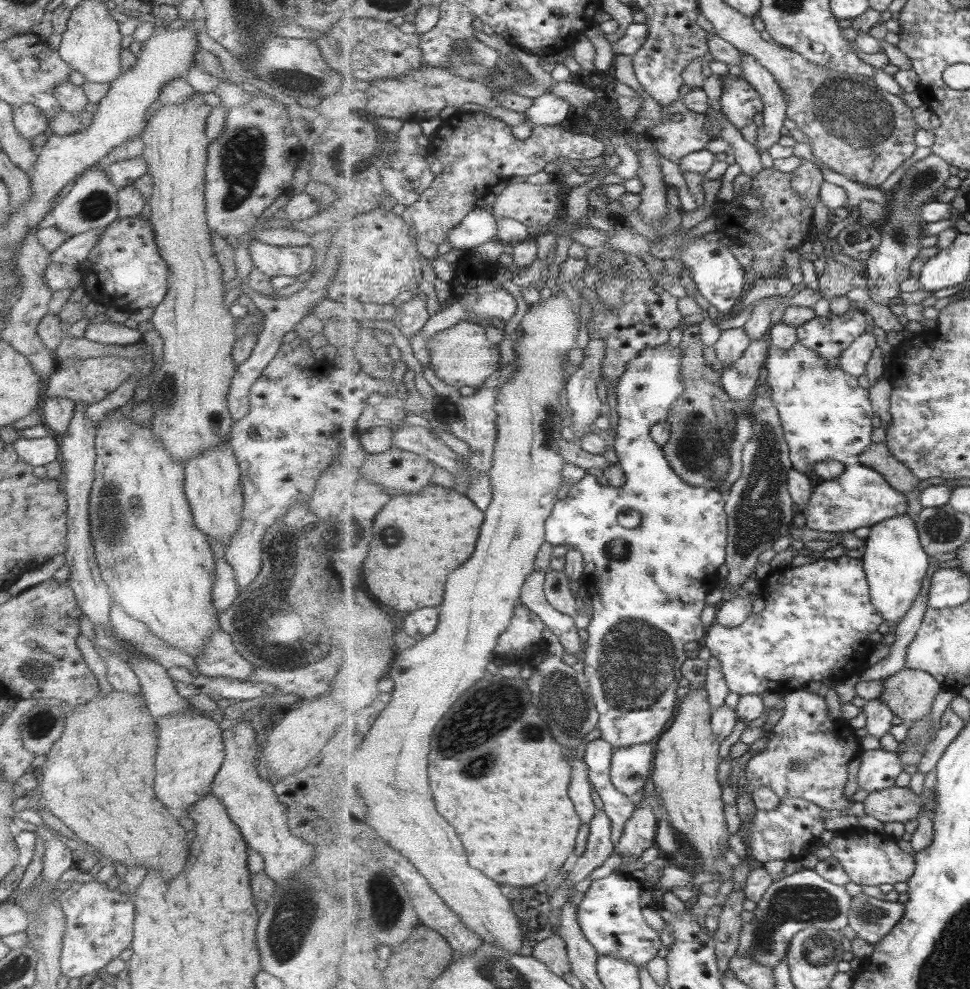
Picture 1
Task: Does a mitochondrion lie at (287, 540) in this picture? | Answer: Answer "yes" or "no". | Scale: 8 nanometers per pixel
no

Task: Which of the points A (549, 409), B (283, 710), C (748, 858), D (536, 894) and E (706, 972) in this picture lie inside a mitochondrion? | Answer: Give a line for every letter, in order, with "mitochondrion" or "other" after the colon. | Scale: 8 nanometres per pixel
A: mitochondrion
B: other
C: other
D: other
E: other

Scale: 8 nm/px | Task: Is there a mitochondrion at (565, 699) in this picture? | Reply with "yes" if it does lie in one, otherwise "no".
yes

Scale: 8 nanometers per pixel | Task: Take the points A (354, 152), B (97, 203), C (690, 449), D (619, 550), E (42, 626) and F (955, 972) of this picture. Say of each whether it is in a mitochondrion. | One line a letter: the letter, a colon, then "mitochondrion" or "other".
A: mitochondrion
B: mitochondrion
C: mitochondrion
D: mitochondrion
E: mitochondrion
F: mitochondrion

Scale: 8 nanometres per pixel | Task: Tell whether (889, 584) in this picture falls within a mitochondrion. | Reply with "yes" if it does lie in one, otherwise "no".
no

